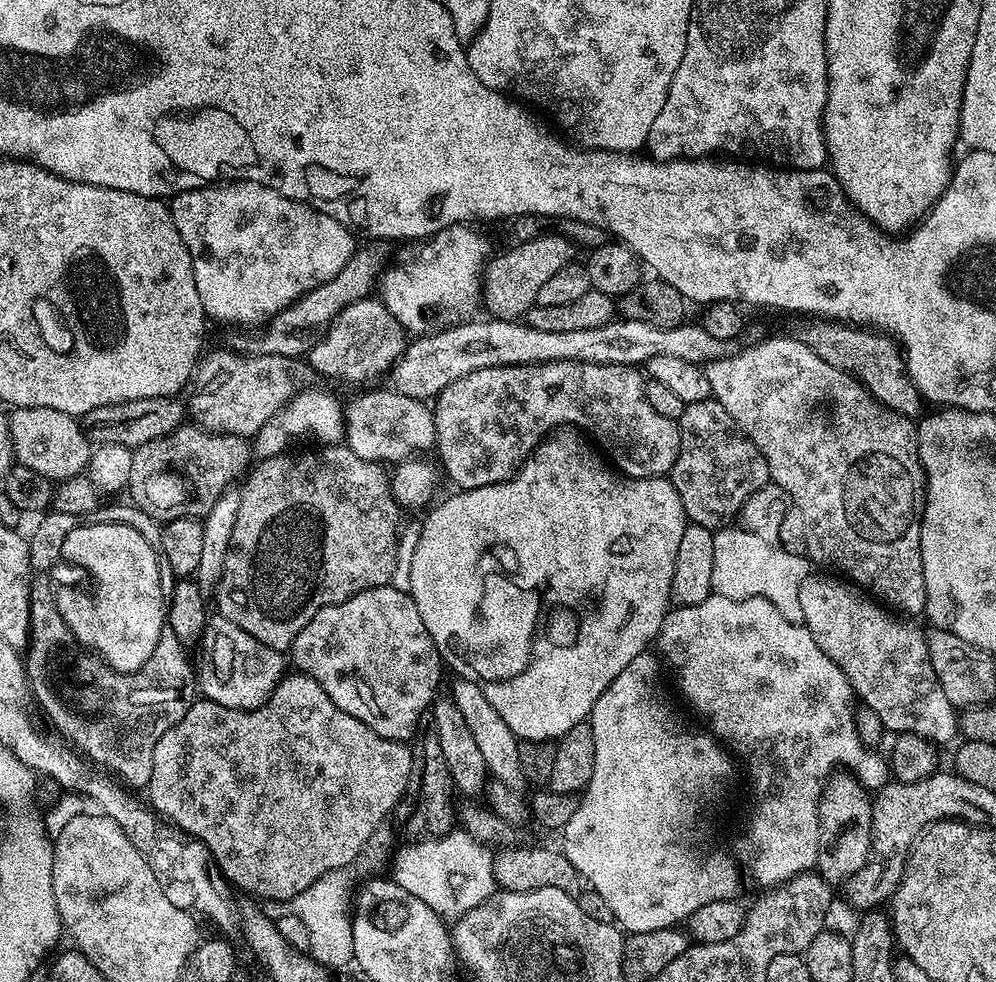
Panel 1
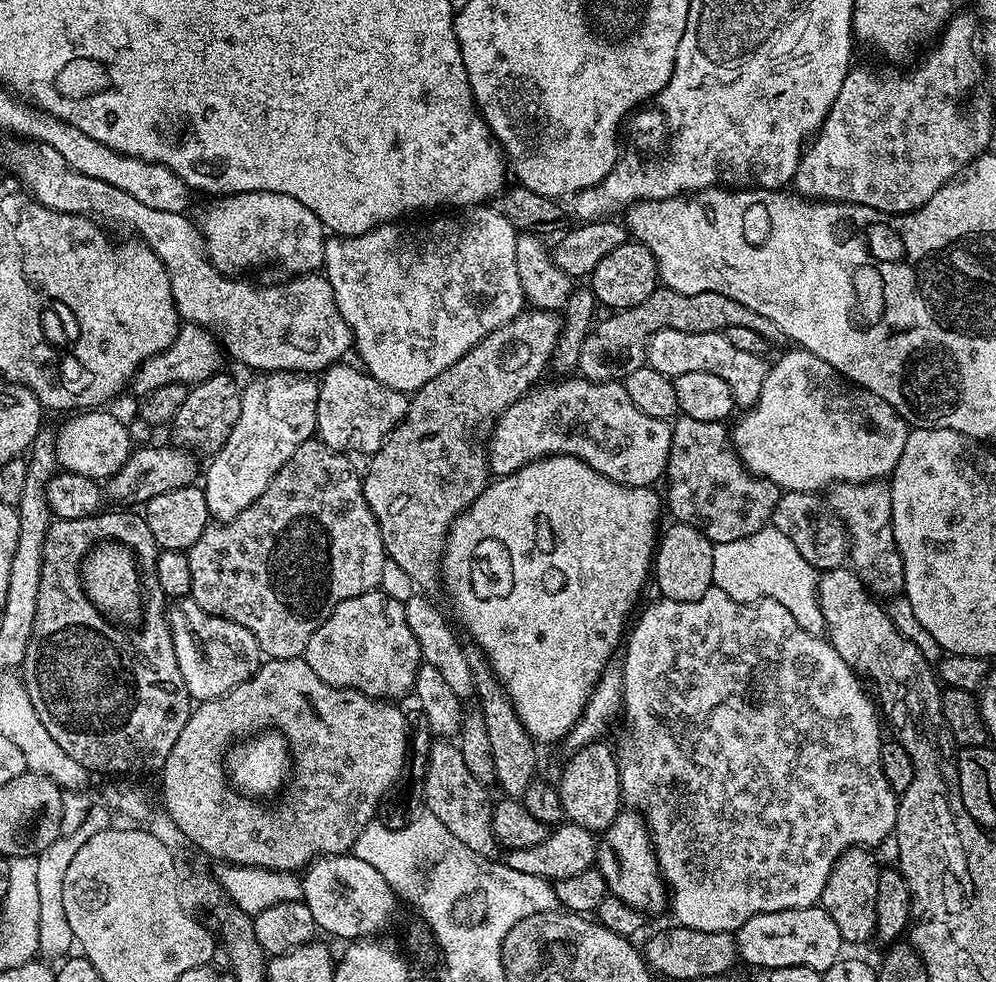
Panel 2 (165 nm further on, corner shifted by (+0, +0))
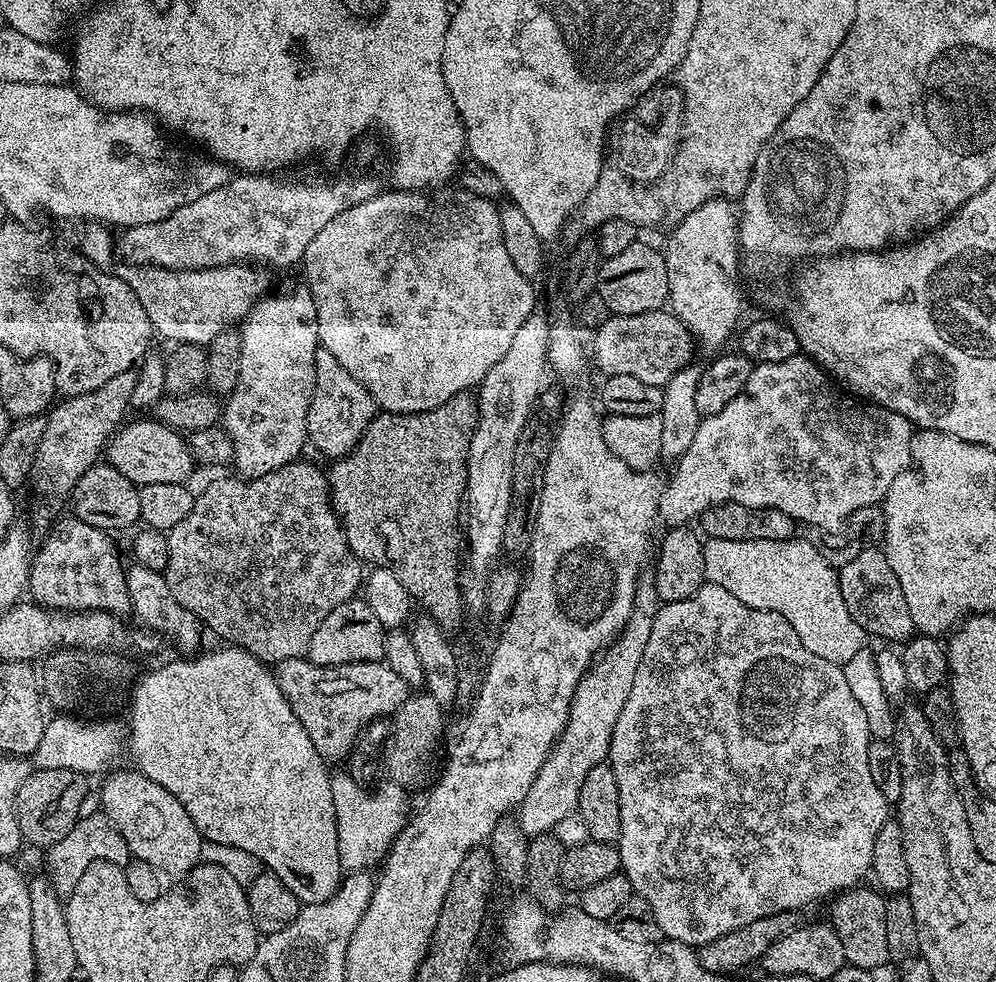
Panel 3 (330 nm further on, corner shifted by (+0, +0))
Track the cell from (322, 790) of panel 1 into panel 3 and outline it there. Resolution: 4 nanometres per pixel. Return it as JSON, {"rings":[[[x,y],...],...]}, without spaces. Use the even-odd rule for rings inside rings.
{"rings":[[[290,658],[275,664],[274,675],[286,702],[290,702],[290,710],[298,714],[298,722],[306,726],[306,734],[310,734],[310,742],[314,742],[314,750],[318,750],[318,754],[326,762],[347,761],[364,728],[375,720],[391,717],[410,695],[408,683],[398,674],[394,674],[394,670],[388,663],[379,660],[339,664],[327,668],[313,664],[307,658]]]}

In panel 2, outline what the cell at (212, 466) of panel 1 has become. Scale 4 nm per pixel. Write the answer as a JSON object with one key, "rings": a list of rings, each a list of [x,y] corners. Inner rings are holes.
{"rings":[[[221,370],[216,375],[206,378],[201,384],[191,385],[186,394],[186,402],[182,402],[182,410],[170,421],[170,429],[176,435],[175,443],[193,453],[208,452],[214,454],[230,438],[230,430],[234,430],[234,422],[238,422],[242,402],[240,401],[241,385],[236,385],[232,376]]]}

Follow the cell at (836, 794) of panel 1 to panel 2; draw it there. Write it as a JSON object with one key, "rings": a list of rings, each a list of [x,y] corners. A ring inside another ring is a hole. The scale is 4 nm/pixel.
{"rings":[[[848,848],[834,862],[834,870],[830,870],[830,878],[826,878],[826,886],[822,890],[818,904],[834,918],[838,926],[838,934],[849,945],[860,944],[863,940],[872,940],[876,930],[874,905],[878,903],[878,874],[881,865],[876,864],[875,851],[866,848]]]}

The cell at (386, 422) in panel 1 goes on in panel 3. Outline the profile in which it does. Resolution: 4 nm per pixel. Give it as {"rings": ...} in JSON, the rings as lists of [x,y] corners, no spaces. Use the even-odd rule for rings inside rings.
{"rings":[[[317,347],[316,381],[314,394],[308,411],[308,440],[322,453],[339,458],[356,448],[366,426],[378,415],[378,405],[374,397],[364,389],[362,382],[342,367],[342,362],[330,354],[330,350]]]}

